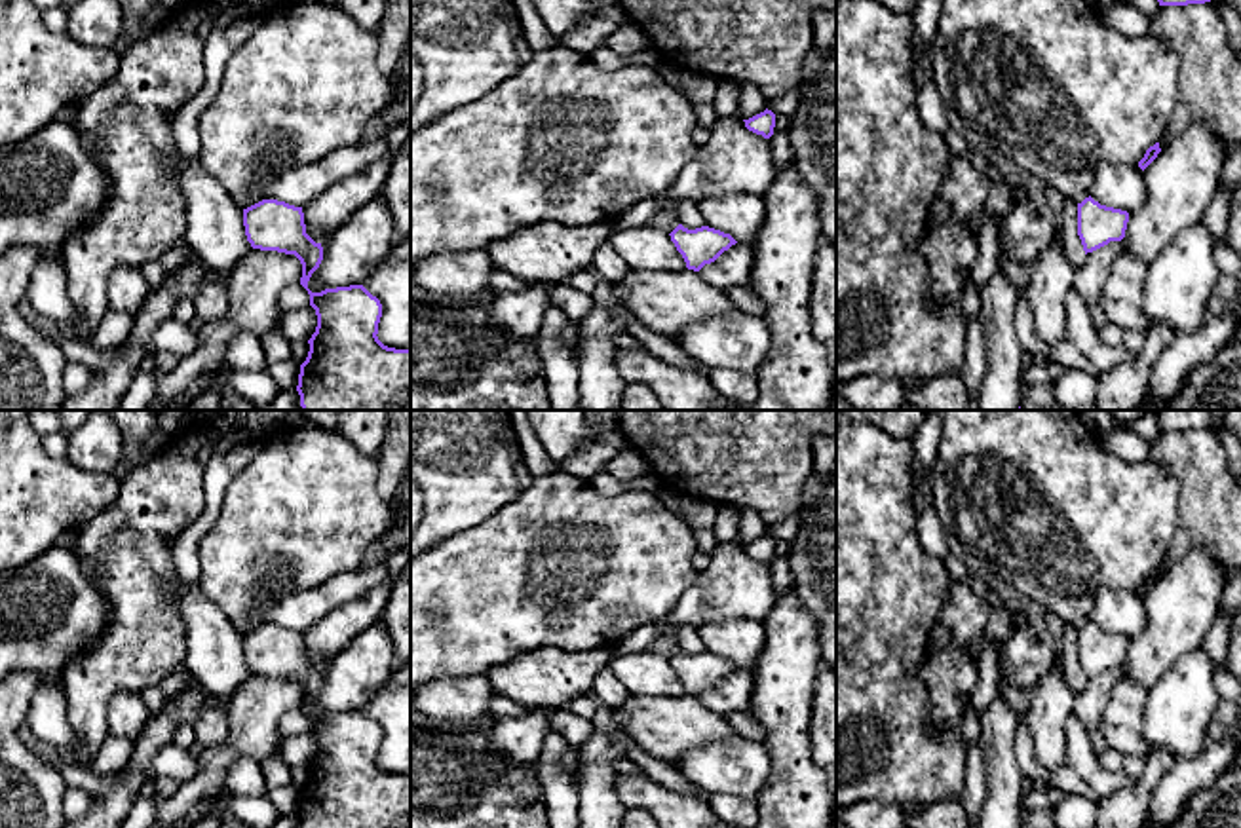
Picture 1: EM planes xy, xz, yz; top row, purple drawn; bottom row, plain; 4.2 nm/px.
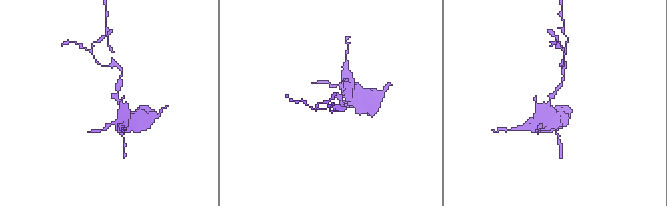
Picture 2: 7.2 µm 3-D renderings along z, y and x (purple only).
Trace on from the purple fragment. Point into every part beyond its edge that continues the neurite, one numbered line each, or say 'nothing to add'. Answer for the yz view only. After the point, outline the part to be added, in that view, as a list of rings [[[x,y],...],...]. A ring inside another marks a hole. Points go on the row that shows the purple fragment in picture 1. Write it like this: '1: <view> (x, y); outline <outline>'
nothing to add

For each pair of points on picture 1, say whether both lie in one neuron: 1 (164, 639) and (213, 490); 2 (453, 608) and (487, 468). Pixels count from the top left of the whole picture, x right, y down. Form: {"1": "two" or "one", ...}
{"1": "two", "2": "two"}

